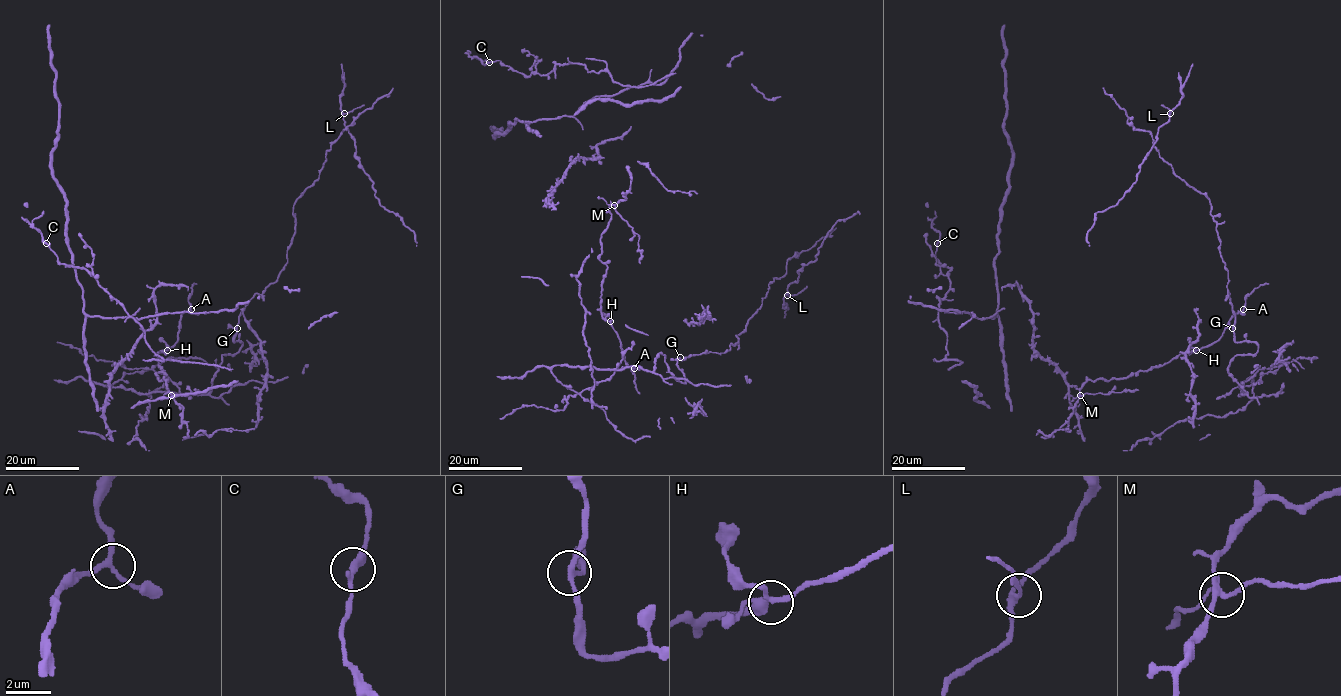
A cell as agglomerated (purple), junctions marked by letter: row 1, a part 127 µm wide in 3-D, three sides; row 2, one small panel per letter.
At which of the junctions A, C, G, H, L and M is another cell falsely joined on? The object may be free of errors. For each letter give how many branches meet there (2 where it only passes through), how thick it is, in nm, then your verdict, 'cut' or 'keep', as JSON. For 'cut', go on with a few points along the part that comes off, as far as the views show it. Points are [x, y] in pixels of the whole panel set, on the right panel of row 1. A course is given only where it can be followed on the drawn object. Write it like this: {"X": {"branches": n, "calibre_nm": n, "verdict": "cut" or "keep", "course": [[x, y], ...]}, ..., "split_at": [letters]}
{"A": {"branches": 3, "calibre_nm": 200, "verdict": "keep"}, "C": {"branches": 3, "calibre_nm": 240, "verdict": "keep"}, "G": {"branches": 3, "calibre_nm": 180, "verdict": "keep"}, "H": {"branches": 3, "calibre_nm": 200, "verdict": "keep"}, "L": {"branches": 3, "calibre_nm": 220, "verdict": "keep"}, "M": {"branches": 3, "calibre_nm": 220, "verdict": "cut", "course": [[1081, 396], [1138, 390]]}, "split_at": ["M"]}

